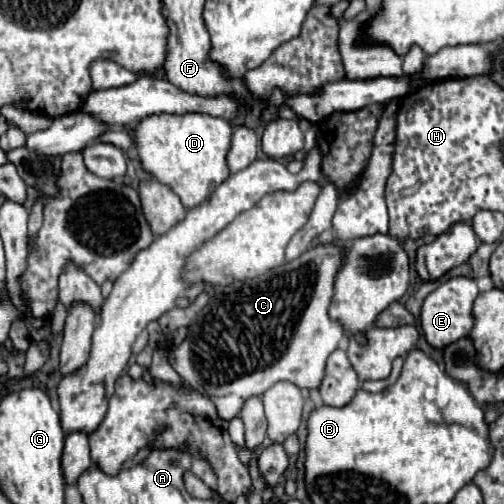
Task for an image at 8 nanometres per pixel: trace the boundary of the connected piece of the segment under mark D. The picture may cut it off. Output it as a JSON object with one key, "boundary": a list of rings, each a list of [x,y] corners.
{"boundary":[[[159,114],[143,118],[133,128],[133,140],[141,168],[173,188],[185,208],[193,208],[229,178],[225,156],[231,144],[231,132],[233,128],[227,120],[209,114]]]}

